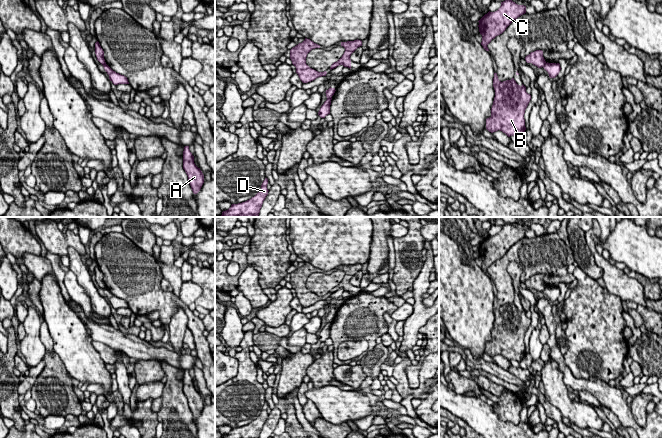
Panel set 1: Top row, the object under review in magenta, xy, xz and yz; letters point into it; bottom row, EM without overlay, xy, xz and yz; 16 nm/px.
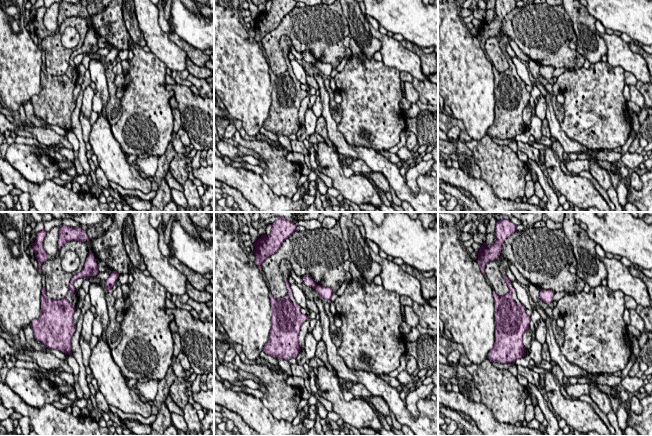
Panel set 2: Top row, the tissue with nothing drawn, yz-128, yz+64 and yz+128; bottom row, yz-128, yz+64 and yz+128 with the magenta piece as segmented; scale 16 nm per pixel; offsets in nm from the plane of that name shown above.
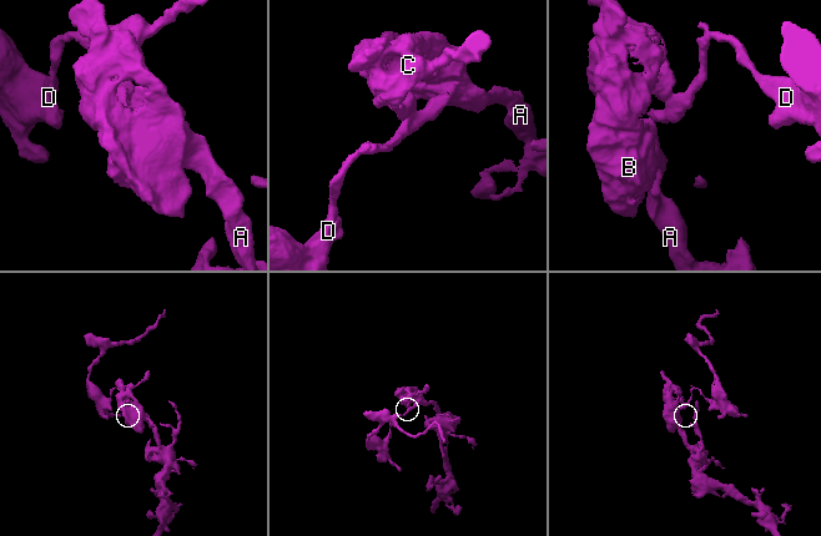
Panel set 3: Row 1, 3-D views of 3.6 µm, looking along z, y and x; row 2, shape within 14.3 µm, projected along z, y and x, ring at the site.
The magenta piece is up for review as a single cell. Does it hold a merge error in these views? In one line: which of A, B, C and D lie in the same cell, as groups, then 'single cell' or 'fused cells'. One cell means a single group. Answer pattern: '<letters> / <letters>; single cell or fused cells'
A B C / D; fused cells

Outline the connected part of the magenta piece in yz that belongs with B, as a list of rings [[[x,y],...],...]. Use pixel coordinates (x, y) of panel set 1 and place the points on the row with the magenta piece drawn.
[[[494,73],[493,87],[495,97],[491,116],[486,119],[486,129],[491,133],[500,130],[508,137],[513,135],[521,138],[526,130],[524,114],[531,95],[514,78],[501,82],[497,73]]]

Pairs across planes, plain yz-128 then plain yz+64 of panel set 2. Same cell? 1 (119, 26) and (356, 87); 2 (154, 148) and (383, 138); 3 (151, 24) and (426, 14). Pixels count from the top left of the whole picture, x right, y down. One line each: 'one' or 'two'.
1: two
2: one
3: two

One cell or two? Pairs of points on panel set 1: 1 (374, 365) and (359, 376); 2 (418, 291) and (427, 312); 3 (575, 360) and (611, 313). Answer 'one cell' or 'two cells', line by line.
1: two cells
2: one cell
3: one cell

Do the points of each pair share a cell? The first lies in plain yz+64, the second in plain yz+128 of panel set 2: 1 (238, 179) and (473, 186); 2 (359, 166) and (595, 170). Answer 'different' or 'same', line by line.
1: same
2: different

